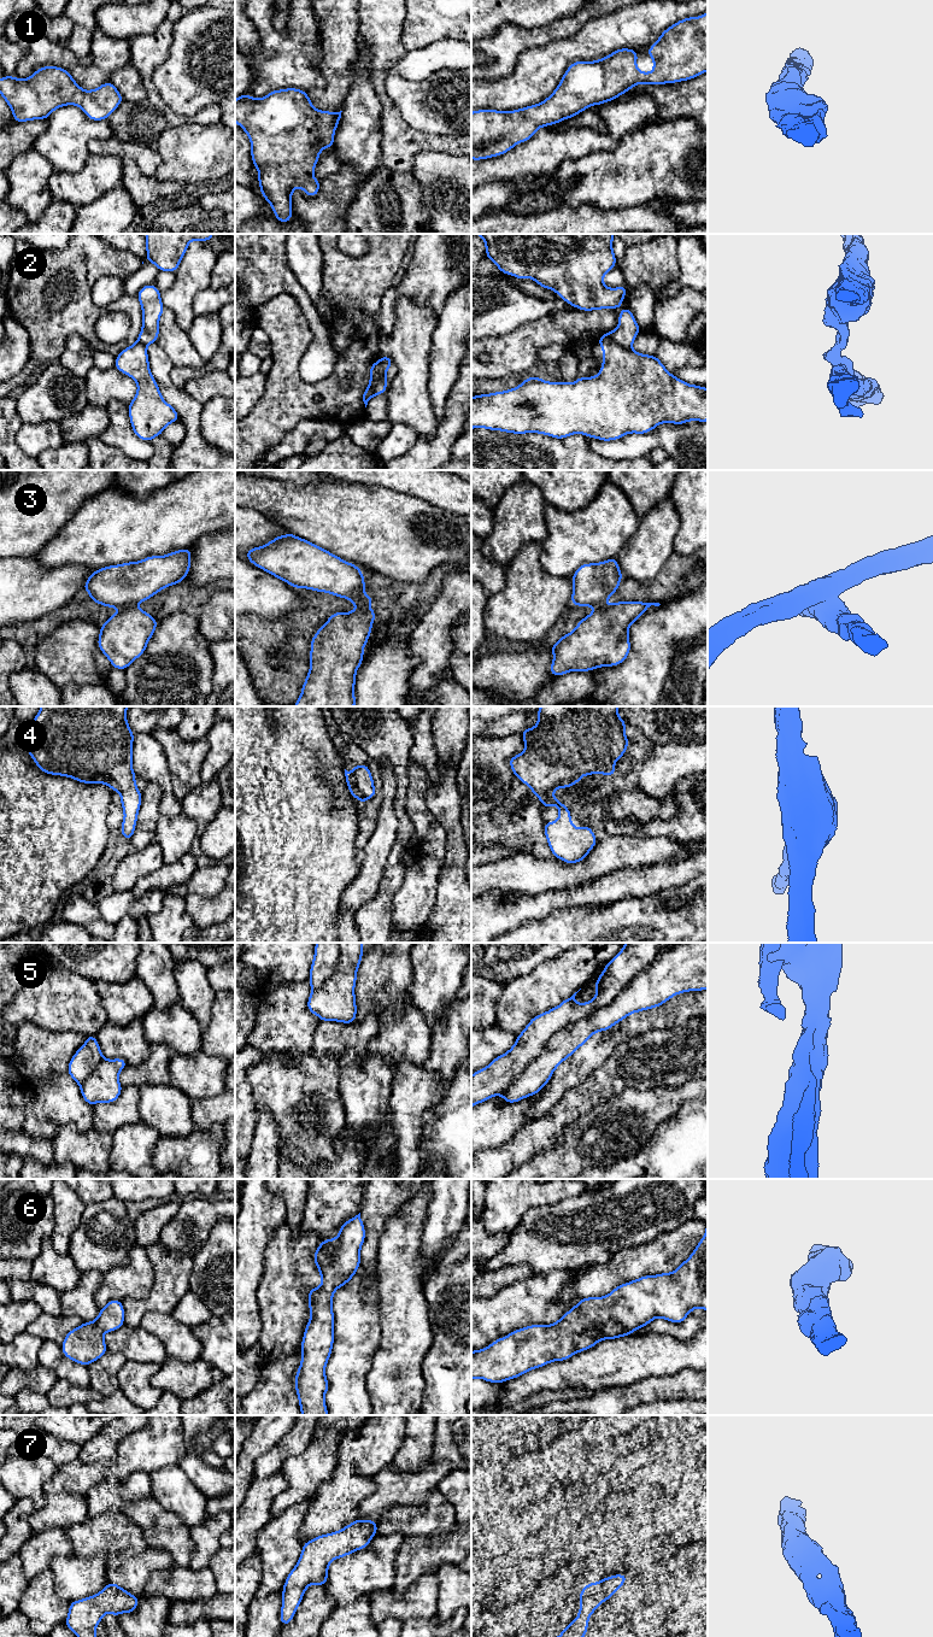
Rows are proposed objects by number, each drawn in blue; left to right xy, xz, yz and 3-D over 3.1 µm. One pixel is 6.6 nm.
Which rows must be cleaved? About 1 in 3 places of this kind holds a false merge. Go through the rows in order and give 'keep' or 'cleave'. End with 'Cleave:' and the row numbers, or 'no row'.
1: keep
2: cleave
3: cleave
4: keep
5: cleave
6: keep
7: keep
Cleave: 2, 3, 5

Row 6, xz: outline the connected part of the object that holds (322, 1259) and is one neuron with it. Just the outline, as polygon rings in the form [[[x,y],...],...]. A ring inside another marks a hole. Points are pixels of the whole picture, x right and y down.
[[[360,1213],[346,1221],[334,1239],[319,1242],[313,1261],[319,1271],[323,1283],[321,1286],[309,1290],[309,1309],[311,1318],[301,1342],[301,1362],[295,1374],[295,1391],[299,1398],[301,1415],[328,1415],[324,1396],[329,1389],[325,1377],[325,1366],[330,1357],[334,1343],[334,1313],[331,1299],[335,1291],[347,1284],[360,1266],[360,1248],[365,1240],[365,1228]]]

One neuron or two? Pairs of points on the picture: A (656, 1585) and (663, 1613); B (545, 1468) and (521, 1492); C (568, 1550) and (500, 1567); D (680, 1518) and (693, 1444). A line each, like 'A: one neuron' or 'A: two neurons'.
A: two neurons
B: one neuron
C: two neurons
D: two neurons

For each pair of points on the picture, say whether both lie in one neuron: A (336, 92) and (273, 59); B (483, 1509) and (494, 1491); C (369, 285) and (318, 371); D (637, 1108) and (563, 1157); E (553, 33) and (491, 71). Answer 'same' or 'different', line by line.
A: different
B: same
C: different
D: same
E: same

